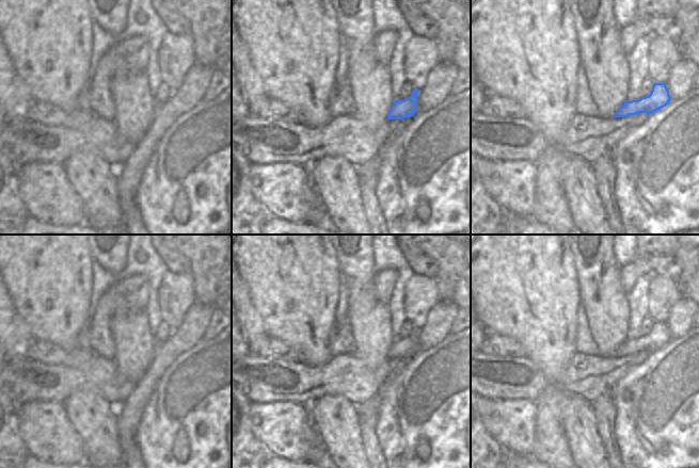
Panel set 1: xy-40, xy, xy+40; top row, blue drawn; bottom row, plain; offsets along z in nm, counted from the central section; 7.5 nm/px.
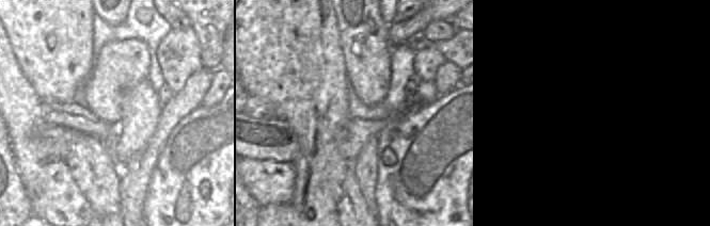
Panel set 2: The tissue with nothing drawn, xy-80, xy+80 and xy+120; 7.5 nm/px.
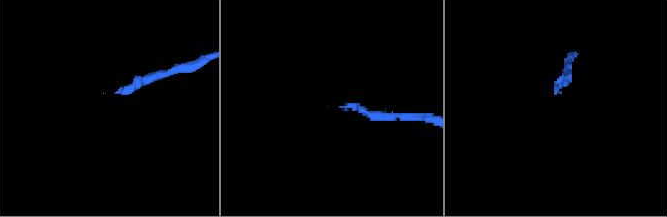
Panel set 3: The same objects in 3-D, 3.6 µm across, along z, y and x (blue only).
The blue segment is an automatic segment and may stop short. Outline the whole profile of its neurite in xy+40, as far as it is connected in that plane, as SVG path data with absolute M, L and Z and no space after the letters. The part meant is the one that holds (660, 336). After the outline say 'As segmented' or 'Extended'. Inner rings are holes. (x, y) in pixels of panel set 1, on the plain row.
M654 322L649 335L626 339L611 356L590 356L575 352L558 383L573 397L581 397L589 403L602 394L614 396L618 381L670 339L666 323Z. Extended.

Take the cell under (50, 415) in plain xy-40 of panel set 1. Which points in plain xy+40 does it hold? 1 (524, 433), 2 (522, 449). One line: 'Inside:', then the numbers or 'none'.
Inside: 1, 2

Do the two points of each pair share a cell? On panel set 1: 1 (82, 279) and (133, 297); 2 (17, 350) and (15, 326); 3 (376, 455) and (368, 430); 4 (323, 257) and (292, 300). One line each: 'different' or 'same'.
1: different
2: same
3: same
4: same

